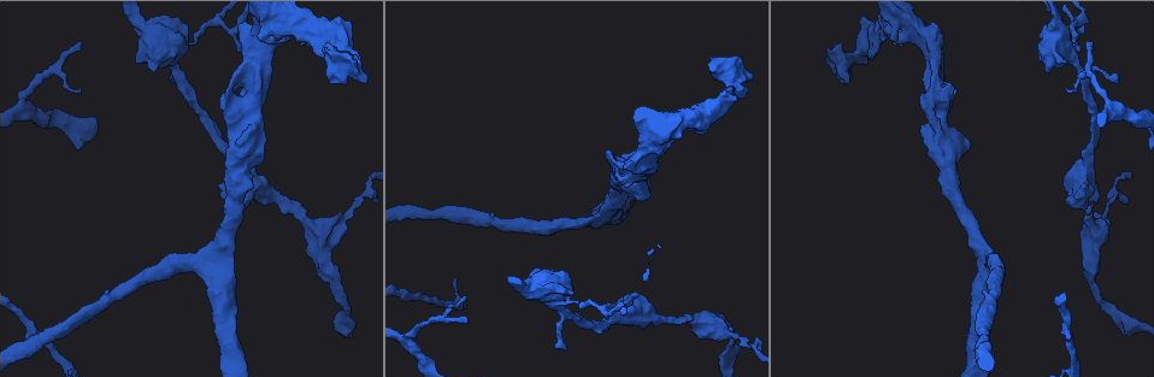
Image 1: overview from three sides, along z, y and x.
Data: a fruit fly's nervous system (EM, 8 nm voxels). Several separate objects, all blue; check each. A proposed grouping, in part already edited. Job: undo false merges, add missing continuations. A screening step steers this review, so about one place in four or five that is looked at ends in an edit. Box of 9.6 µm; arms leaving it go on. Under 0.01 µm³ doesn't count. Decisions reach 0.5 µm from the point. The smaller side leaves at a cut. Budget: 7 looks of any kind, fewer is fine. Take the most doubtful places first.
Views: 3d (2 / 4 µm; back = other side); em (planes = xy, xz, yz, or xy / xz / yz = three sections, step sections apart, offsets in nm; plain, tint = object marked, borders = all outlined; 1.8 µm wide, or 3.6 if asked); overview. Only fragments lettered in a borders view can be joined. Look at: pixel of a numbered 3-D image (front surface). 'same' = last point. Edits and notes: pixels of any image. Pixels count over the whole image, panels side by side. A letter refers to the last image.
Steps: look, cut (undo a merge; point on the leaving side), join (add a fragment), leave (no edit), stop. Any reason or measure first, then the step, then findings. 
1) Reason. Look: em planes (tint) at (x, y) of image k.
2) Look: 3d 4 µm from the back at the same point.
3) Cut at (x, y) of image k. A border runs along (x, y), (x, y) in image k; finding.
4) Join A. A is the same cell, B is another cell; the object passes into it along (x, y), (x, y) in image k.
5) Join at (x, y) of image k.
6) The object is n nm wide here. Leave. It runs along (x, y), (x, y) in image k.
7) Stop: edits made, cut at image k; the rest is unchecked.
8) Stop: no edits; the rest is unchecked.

Sudden change in width. Look: 3d 4 µm at (276, 25) of image 1.

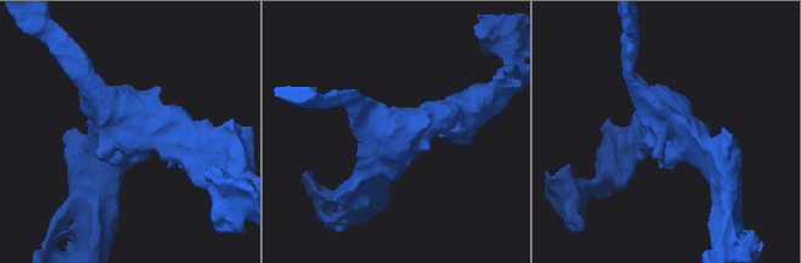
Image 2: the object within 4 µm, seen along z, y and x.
Shape alone is not enough. Look: em 3.6 µm yz step 16 (borders) at (122, 136) of image 2.

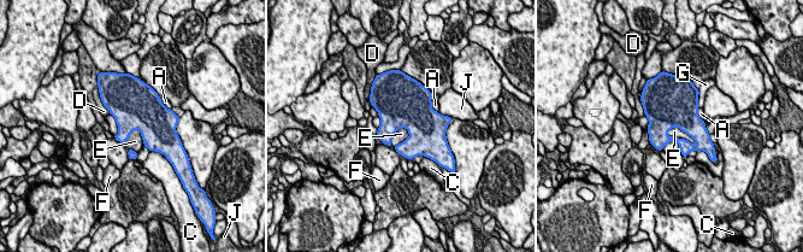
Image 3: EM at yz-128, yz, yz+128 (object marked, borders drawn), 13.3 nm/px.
Look: em 3.6 µm planes (borders) at the same point.

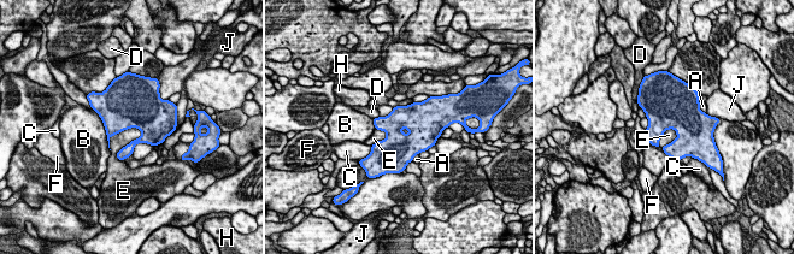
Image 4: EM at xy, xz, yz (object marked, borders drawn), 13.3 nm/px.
Leave. A, B, C, D, E, F, H and J are other cells; a border runs along (135, 126), (141, 135), (121, 161) in image 4; one neuron here.

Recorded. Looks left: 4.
Tapers out. Look: em planes (borders) at (1093, 42) of image 1.

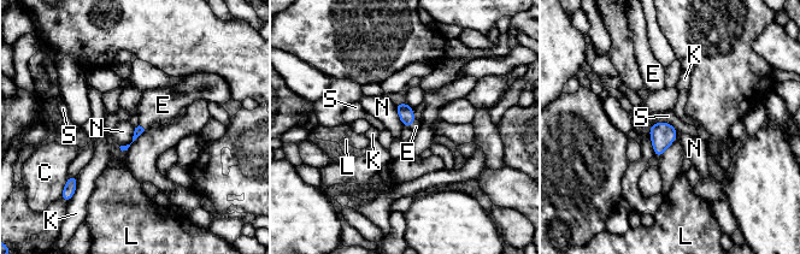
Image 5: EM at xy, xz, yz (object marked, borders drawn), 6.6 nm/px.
Join E. E is the same cell, C, K, L, N and S are other cells; the object passes into it along (406, 114), (412, 124), (416, 126) in image 5; the neuron continues.

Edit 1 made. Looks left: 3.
Redraw. Look: overview.

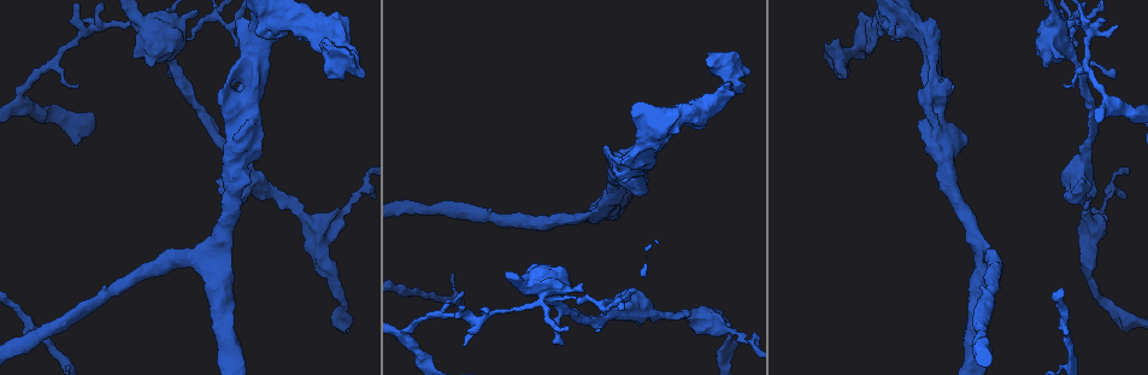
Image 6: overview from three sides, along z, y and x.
Stops while still wide. Look: em planes (borders) at (742, 86) of image 6.

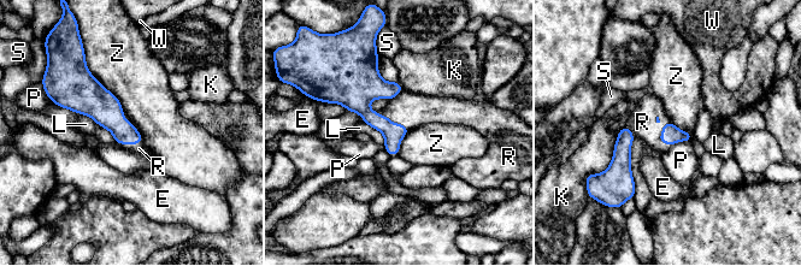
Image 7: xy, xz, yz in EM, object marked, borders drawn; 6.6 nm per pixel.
The longest contact is with Z, 420 nm. Join R. R is the same cell, E, K, L, P, S, W and Z are other cells; it goes on there.

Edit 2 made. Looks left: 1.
Stop: edits made, join at image 5, join at image 7; the rest is unchecked.

